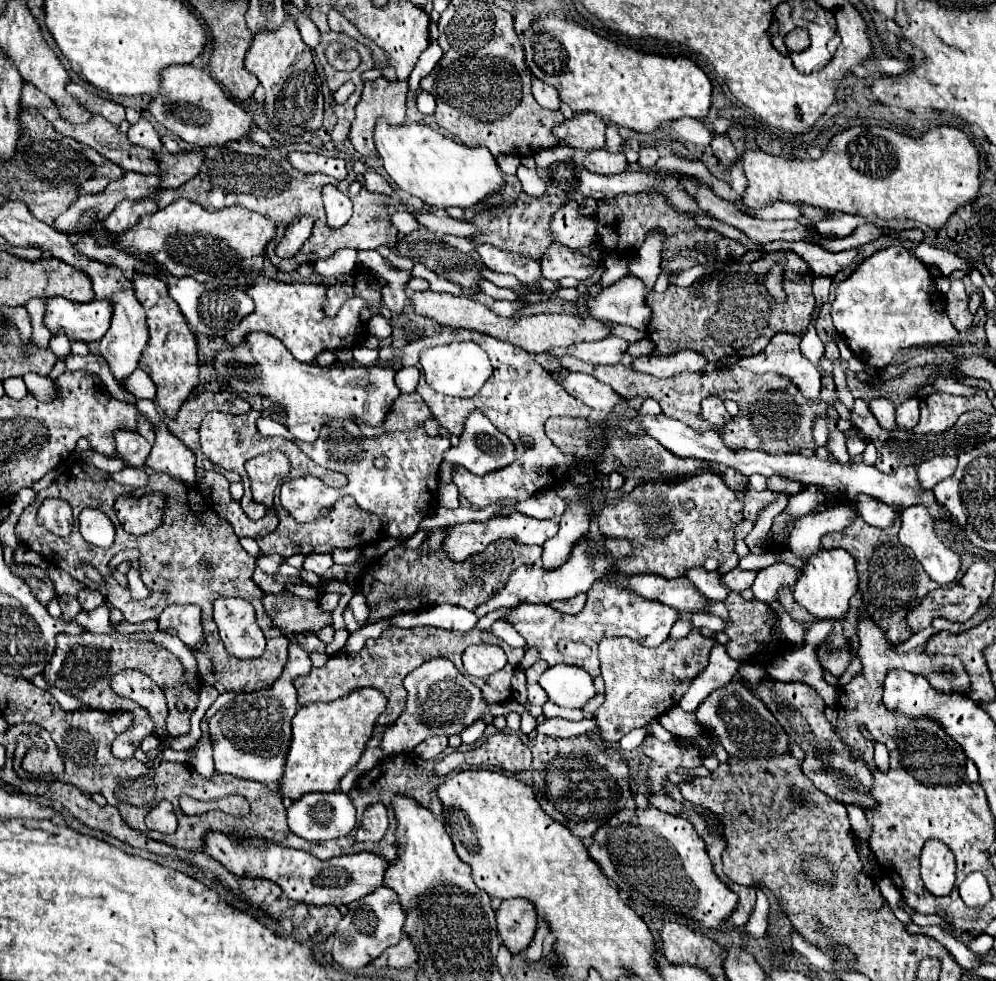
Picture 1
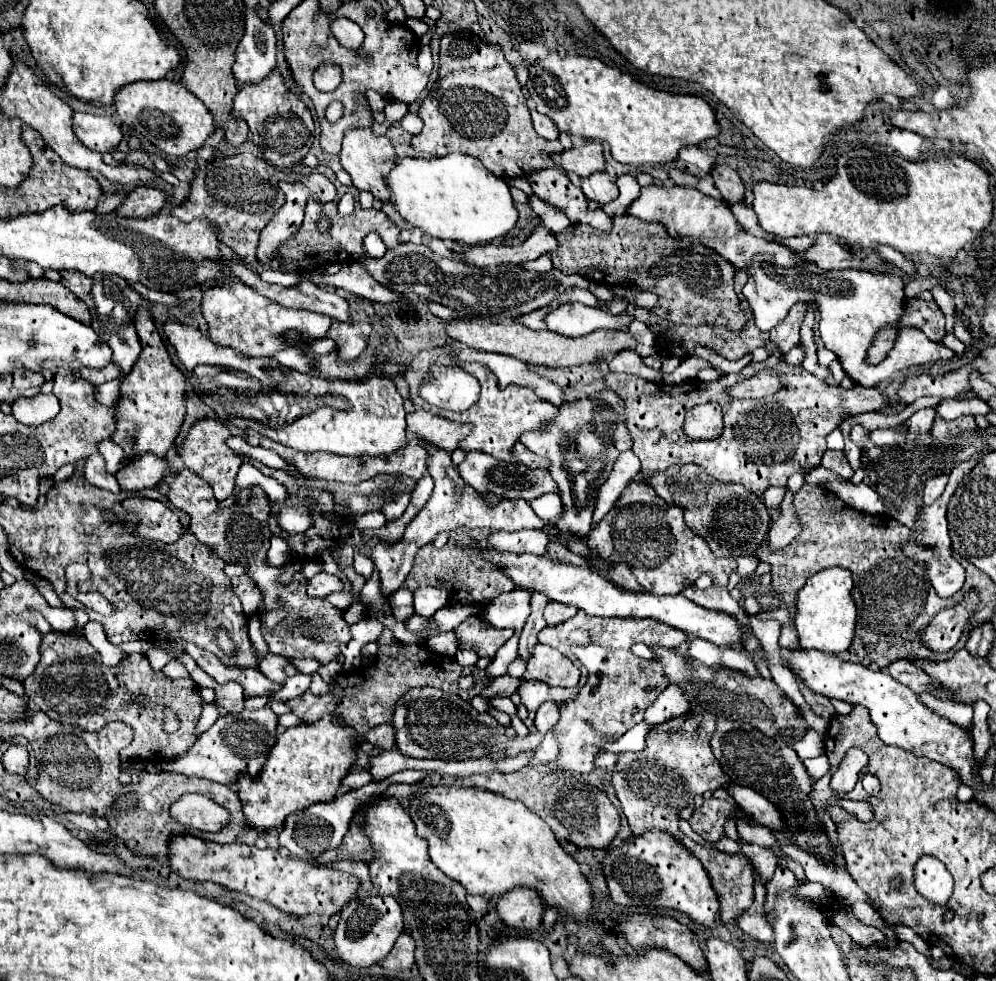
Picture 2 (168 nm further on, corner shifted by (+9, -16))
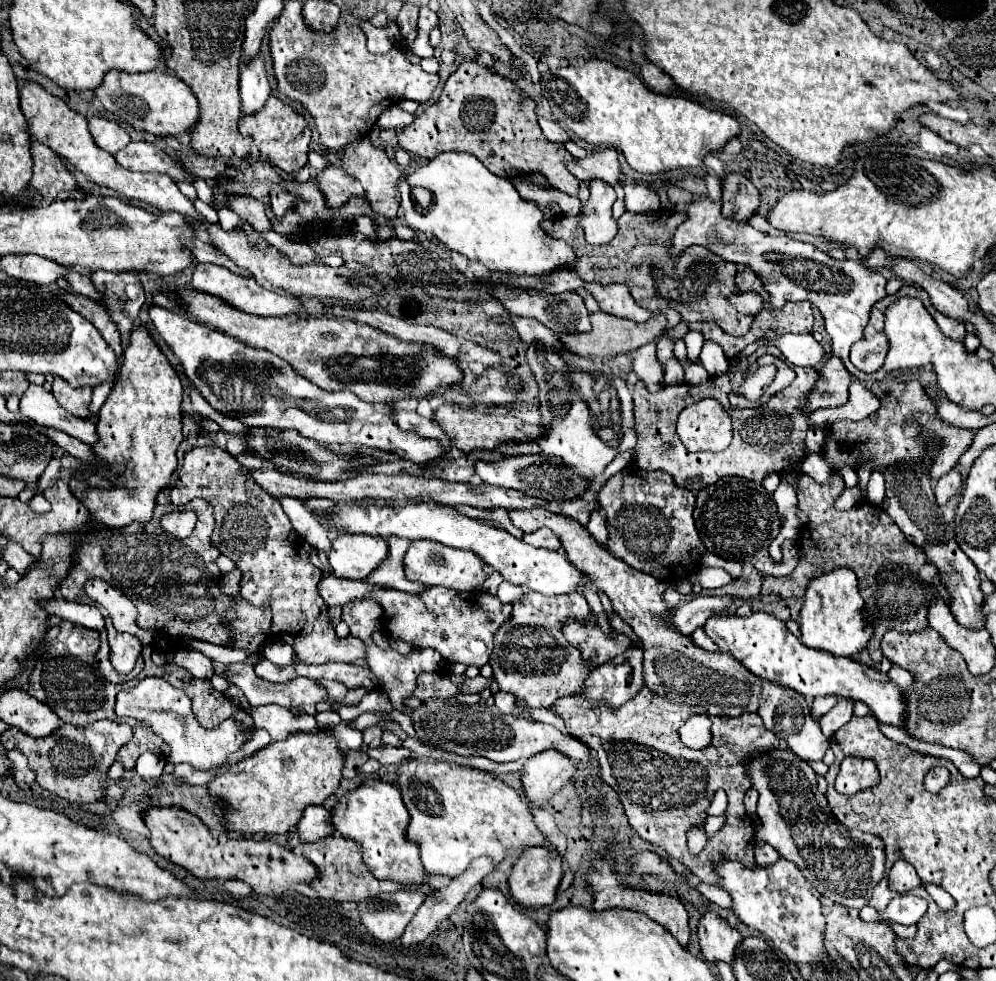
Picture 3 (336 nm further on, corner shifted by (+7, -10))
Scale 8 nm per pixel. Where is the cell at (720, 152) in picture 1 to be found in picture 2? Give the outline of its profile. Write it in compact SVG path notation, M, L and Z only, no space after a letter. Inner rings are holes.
M719 164L713 168L711 176L715 180L717 190L721 192L721 198L727 204L739 204L745 200L745 186L743 186L743 182L735 170L731 170L725 164Z

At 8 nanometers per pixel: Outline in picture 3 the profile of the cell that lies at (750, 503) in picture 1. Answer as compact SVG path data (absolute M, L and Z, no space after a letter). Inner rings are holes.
M803 474L799 480L799 508L809 516L809 522L803 528L803 534L797 542L799 546L799 560L795 570L789 576L775 578L775 576L763 576L763 588L761 594L765 596L779 596L779 598L791 598L791 596L803 596L807 582L815 578L815 574L825 574L833 566L845 566L851 568L857 574L859 590L865 600L867 616L873 624L873 636L867 642L867 652L871 654L873 662L881 662L883 654L879 648L879 642L887 630L897 632L919 632L929 626L927 612L931 602L935 600L935 594L939 594L947 606L951 606L951 596L947 588L941 582L939 570L927 560L927 554L907 542L903 532L897 528L897 524L889 518L889 514L867 500L855 504L847 512L841 512L835 508L835 500L841 492L841 486L837 482L819 486L811 476Z

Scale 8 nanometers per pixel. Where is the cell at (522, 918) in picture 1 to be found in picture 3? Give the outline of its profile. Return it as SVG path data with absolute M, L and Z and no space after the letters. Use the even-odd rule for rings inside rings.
M525 850L507 878L509 892L513 900L525 908L549 906L555 902L561 874L561 858L557 850Z

